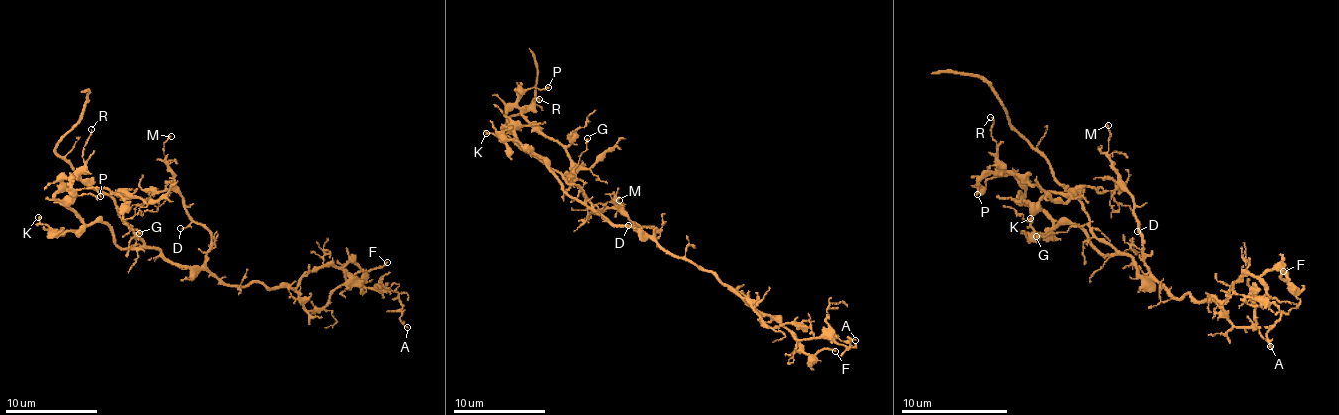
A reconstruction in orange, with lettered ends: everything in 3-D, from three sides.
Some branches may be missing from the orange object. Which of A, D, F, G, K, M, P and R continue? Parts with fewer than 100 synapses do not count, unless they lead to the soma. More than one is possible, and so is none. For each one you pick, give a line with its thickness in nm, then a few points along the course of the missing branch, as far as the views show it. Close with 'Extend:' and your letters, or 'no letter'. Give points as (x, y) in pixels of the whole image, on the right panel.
Extend: no letter

